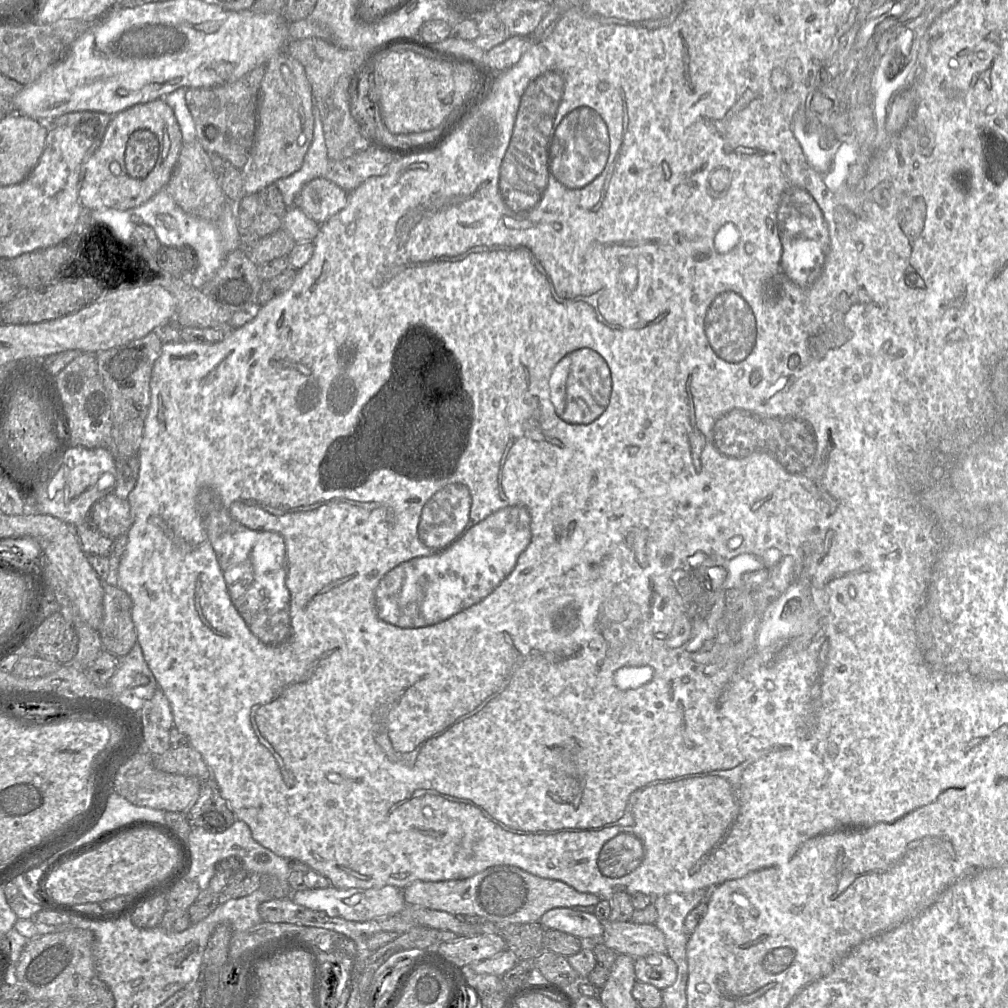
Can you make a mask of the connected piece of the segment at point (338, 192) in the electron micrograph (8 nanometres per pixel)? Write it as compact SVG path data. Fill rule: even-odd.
M318 177L303 187L295 200L295 206L322 225L343 210L347 201L347 191L324 177Z

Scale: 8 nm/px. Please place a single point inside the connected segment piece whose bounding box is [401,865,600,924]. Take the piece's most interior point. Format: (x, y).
(503, 894)

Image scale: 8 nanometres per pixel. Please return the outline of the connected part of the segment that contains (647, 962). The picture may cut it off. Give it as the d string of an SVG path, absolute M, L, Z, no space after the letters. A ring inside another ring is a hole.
M652 953L634 959L634 973L636 981L663 990L675 982L677 967L668 954Z

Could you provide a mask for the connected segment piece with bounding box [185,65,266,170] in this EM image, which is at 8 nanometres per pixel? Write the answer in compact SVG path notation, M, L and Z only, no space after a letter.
M260 65L235 82L213 88L188 88L185 100L195 123L197 141L209 154L217 154L242 169L251 152L257 128L260 84L266 65Z

